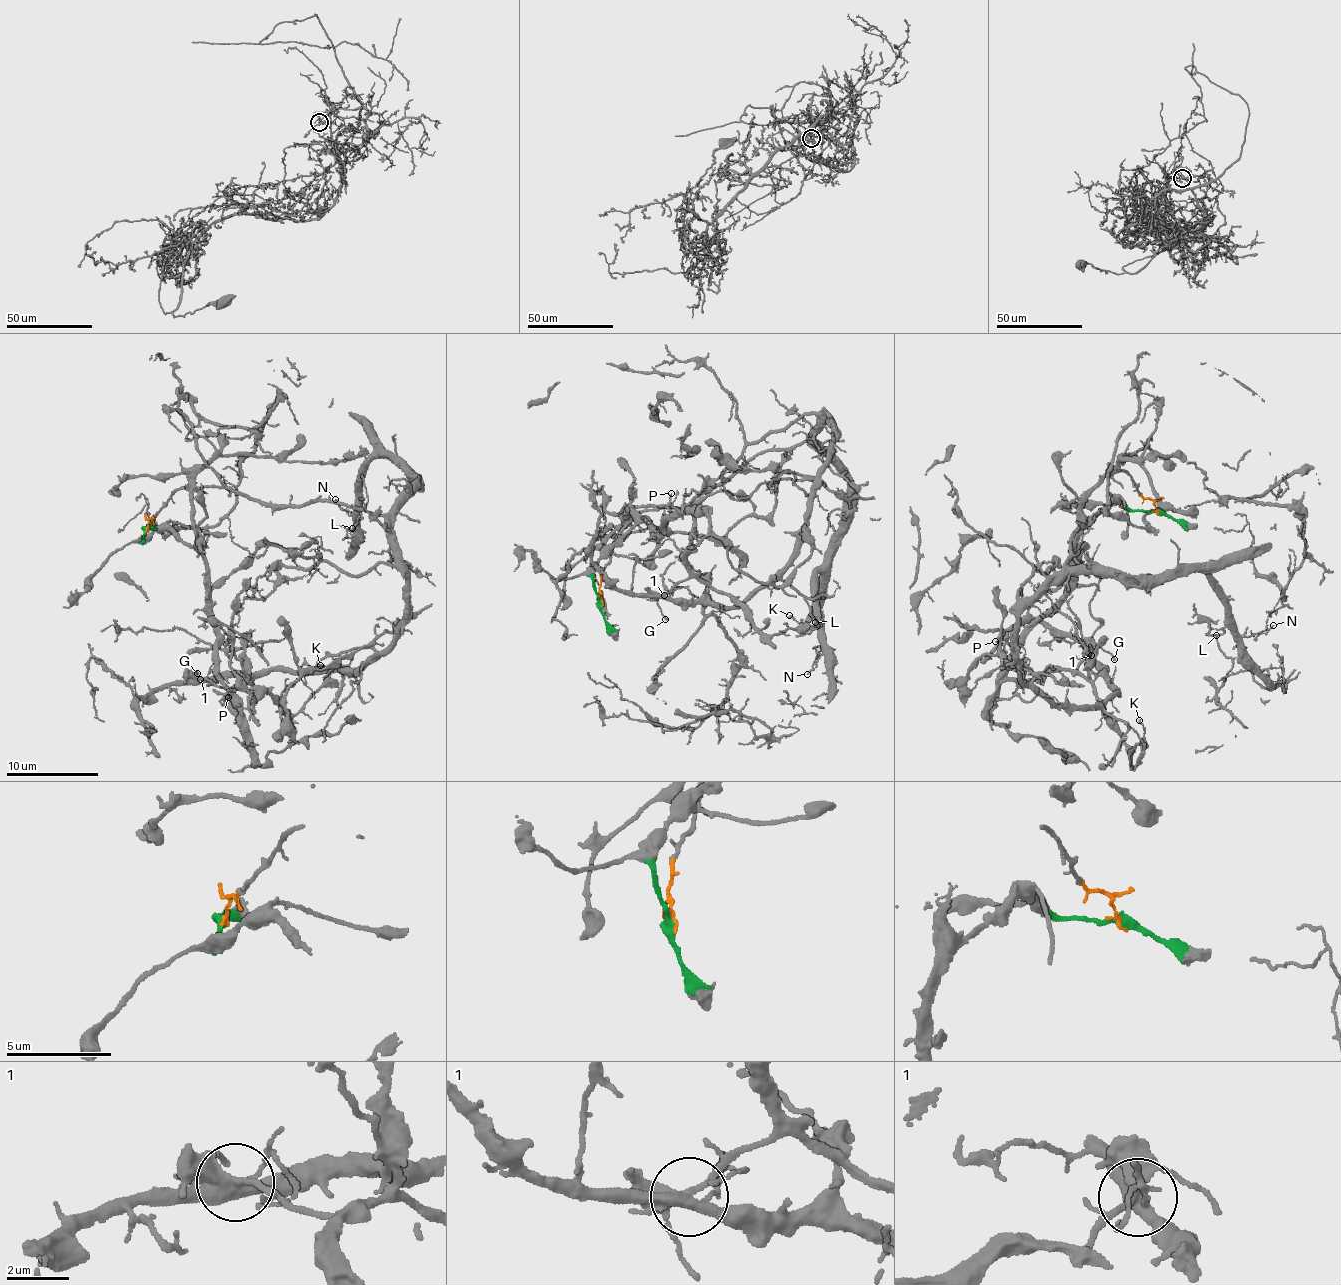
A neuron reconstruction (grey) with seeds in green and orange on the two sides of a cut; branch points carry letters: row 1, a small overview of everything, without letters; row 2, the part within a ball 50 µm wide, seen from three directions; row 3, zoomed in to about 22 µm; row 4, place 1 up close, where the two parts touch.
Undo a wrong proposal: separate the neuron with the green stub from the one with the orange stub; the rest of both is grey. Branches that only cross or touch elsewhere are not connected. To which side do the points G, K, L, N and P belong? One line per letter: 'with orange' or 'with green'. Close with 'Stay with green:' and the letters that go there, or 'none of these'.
G: with green
K: with green
L: with orange
N: with orange
P: with green
Stay with green: G, K, P

